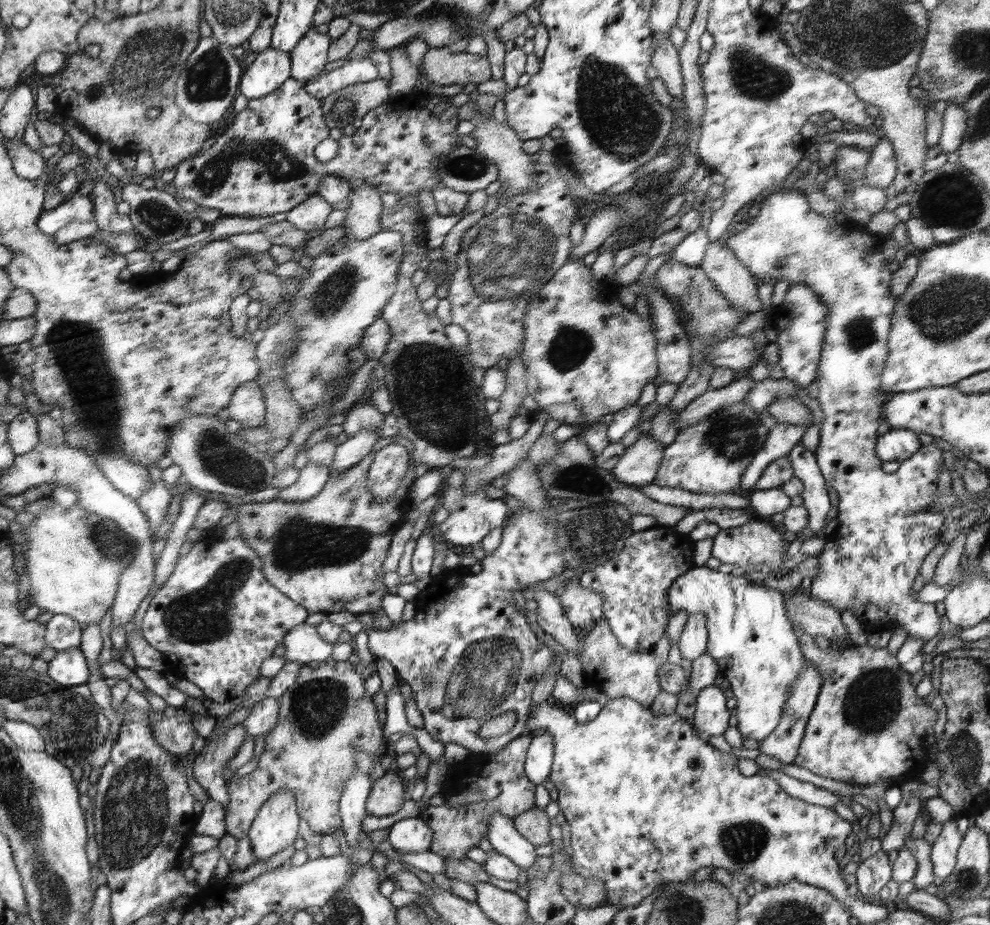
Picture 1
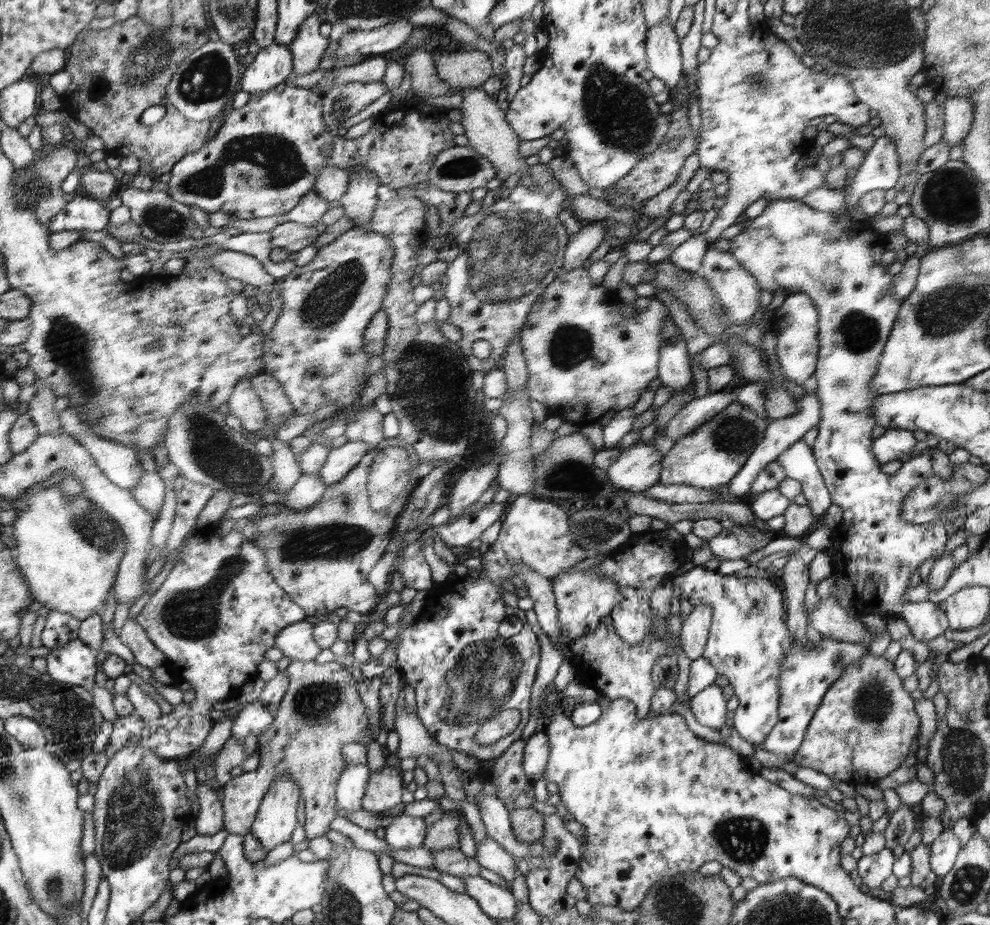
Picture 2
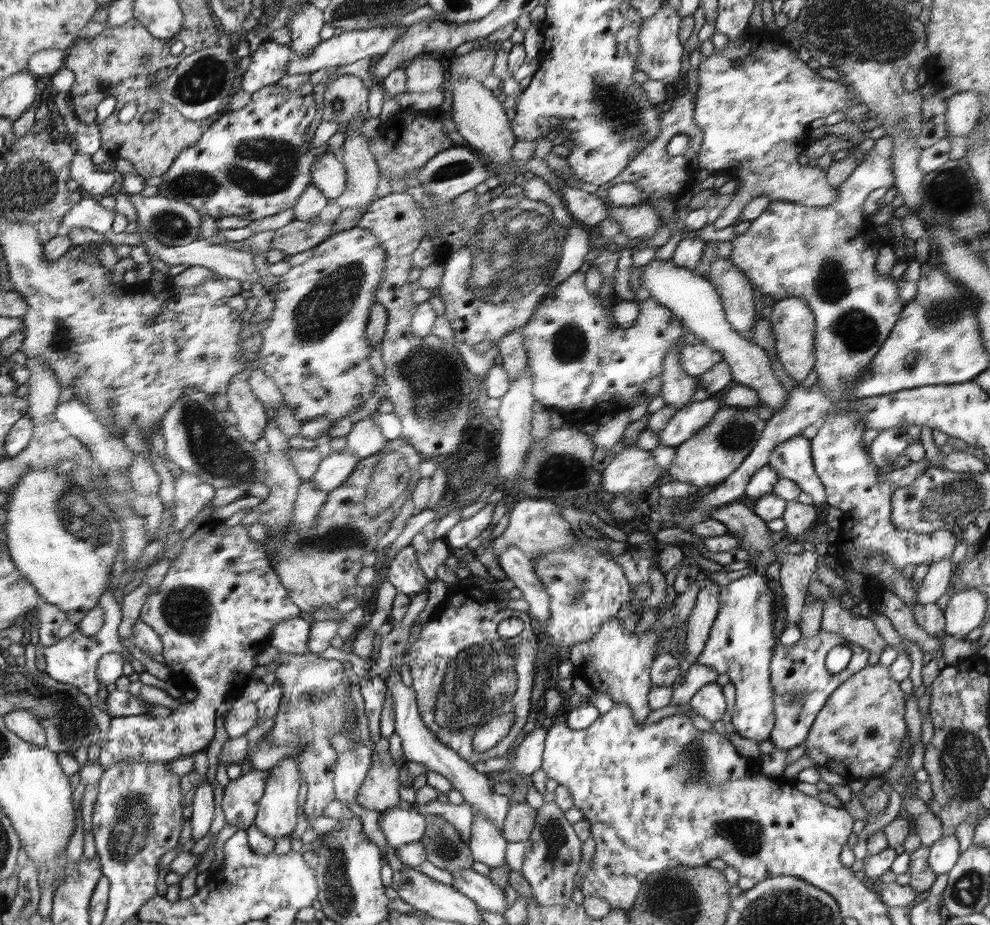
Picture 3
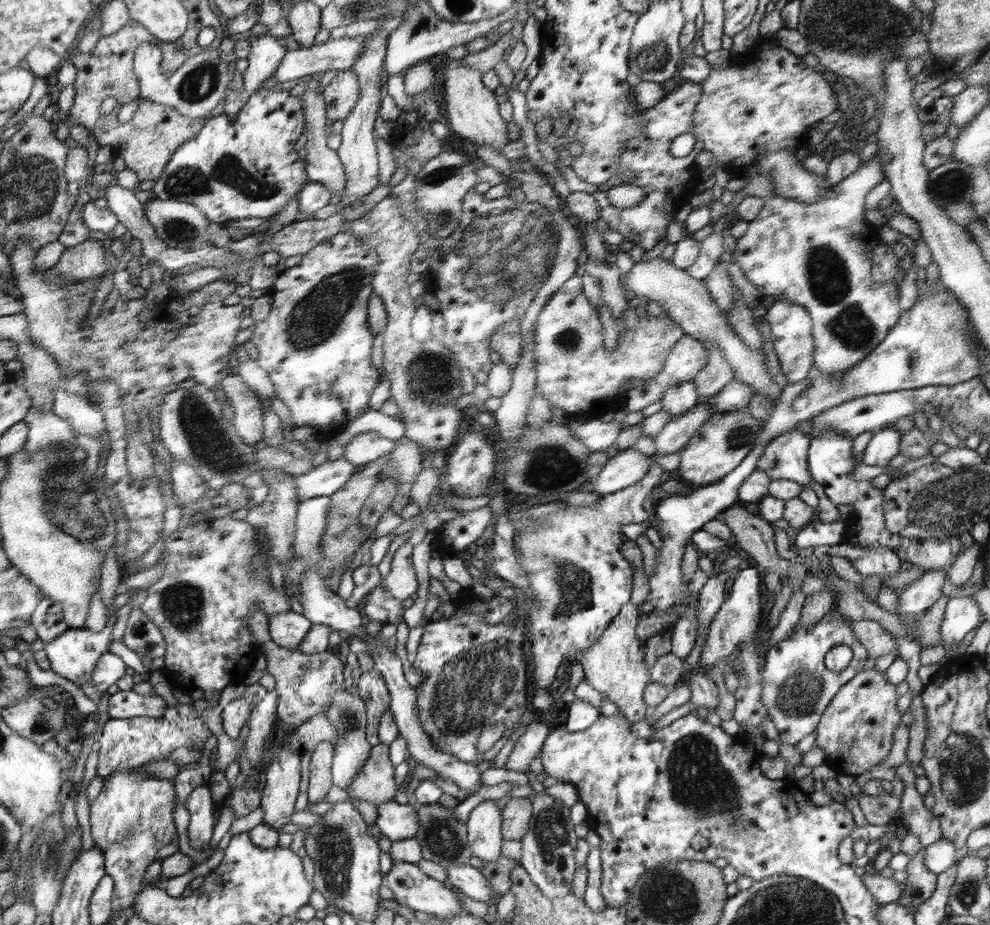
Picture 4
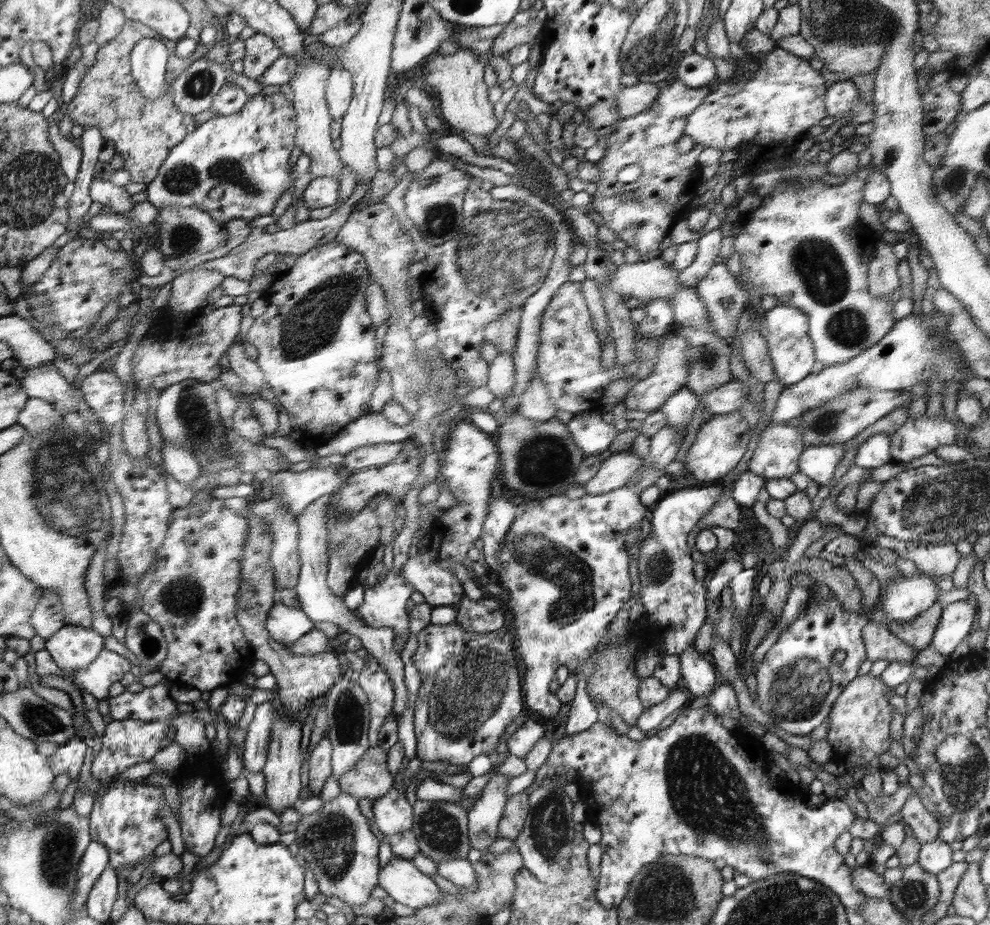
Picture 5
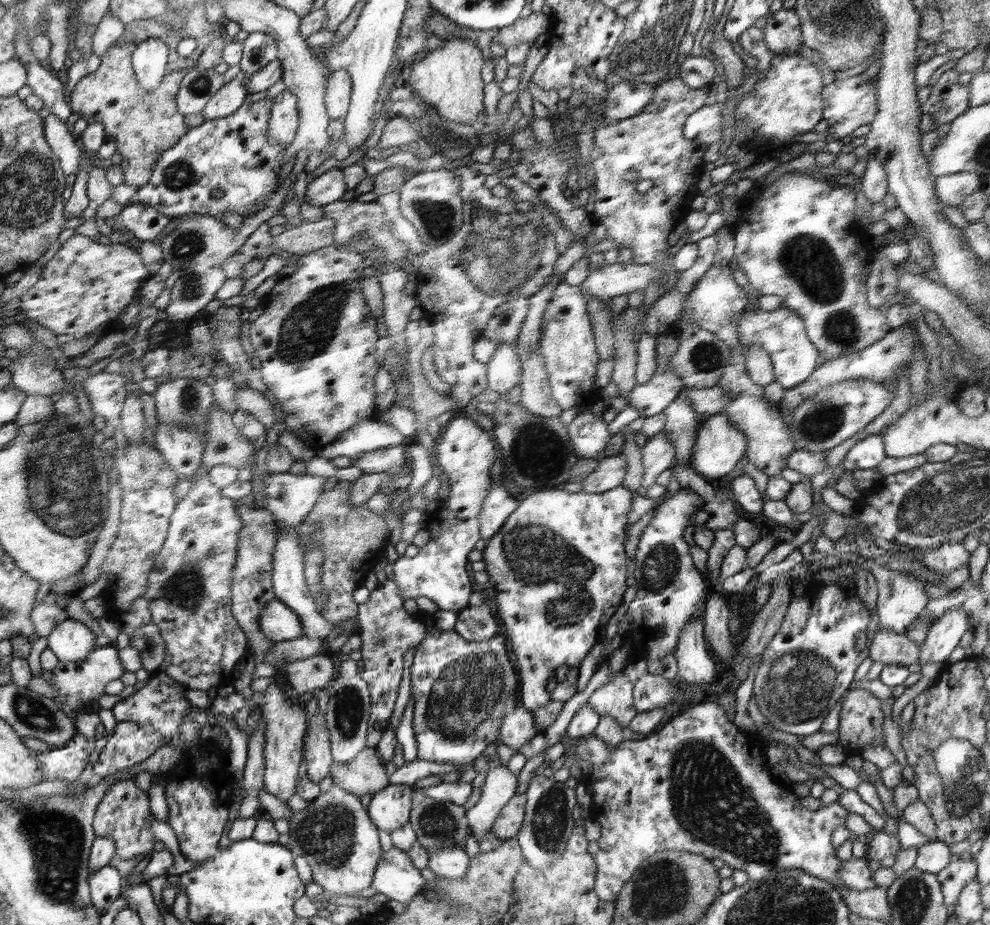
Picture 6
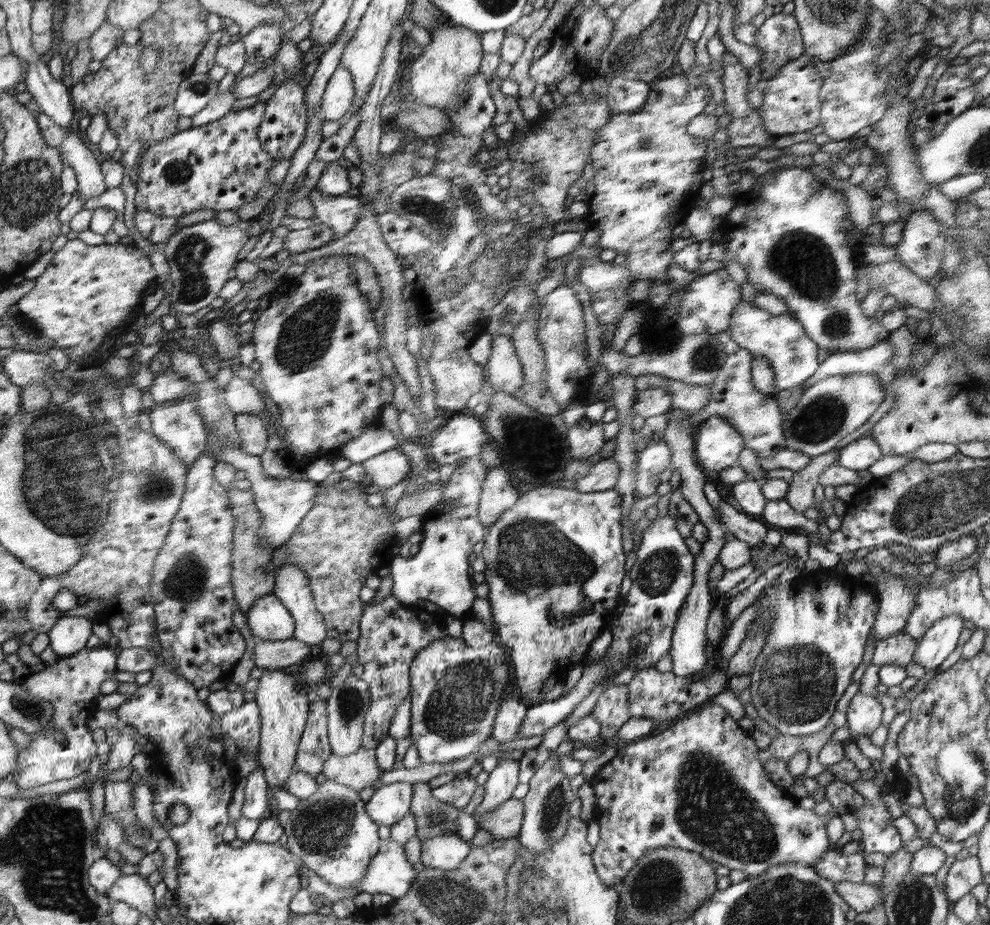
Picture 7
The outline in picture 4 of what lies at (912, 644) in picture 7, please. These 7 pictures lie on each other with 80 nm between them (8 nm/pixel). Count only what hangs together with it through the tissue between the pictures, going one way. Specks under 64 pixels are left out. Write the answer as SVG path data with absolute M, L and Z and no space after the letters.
M851 620L849 626L852 628L854 637L868 651L870 658L880 658L891 654L900 657L896 650L896 643L893 636L879 622L873 620Z

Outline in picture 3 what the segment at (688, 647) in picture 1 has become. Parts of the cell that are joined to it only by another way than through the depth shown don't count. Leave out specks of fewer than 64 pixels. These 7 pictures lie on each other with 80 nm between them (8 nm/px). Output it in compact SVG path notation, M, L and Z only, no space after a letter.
M709 581L704 590L700 589L694 608L684 623L686 628L687 658L696 662L697 656L708 641L715 616L719 609L719 586L716 581Z

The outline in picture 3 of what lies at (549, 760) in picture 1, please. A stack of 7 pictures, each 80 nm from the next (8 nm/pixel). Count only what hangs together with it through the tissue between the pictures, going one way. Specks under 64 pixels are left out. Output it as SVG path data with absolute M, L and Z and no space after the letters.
M535 728L517 746L517 752L512 758L509 756L489 758L484 761L473 762L472 765L478 772L487 776L492 772L510 769L516 769L520 774L531 776L541 768L546 735L546 729Z

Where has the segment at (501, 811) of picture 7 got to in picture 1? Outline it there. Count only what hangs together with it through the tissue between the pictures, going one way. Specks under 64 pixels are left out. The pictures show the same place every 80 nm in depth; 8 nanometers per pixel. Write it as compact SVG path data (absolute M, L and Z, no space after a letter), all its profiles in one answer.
M536 806L513 819L516 831L524 836L534 848L550 843L551 823L552 820L548 818L546 811Z

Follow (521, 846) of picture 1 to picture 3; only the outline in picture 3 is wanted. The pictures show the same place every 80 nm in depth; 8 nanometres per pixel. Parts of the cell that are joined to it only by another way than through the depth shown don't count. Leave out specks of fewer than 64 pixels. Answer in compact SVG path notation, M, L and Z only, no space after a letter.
M392 669L386 678L393 699L395 712L395 732L401 738L403 750L403 762L420 762L428 770L436 771L447 778L452 786L462 793L466 802L469 802L474 811L487 816L502 831L509 806L510 799L506 795L497 794L493 788L489 788L488 776L478 772L472 763L460 758L457 752L440 742L436 735L424 724L416 702L416 693L412 687L406 687L400 679L400 671Z

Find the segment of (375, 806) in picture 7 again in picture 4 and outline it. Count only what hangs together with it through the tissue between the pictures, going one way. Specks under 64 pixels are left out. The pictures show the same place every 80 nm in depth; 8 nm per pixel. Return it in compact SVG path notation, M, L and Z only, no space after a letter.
M392 799L378 806L377 810L375 824L392 843L416 837L419 818L414 807Z

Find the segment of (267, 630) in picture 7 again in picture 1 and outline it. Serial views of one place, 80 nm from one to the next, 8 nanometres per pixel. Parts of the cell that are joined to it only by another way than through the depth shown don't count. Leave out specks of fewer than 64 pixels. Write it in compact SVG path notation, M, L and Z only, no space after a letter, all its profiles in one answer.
M300 624L291 628L284 640L286 647L284 658L286 661L301 662L308 664L309 662L330 662L330 654L334 650L334 644L326 642L317 632L314 625Z

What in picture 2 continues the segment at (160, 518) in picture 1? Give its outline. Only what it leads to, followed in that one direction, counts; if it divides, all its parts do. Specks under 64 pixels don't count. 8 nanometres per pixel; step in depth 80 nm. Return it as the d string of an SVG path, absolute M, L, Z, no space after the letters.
M144 471L132 494L138 505L157 518L164 504L165 484L156 471Z

